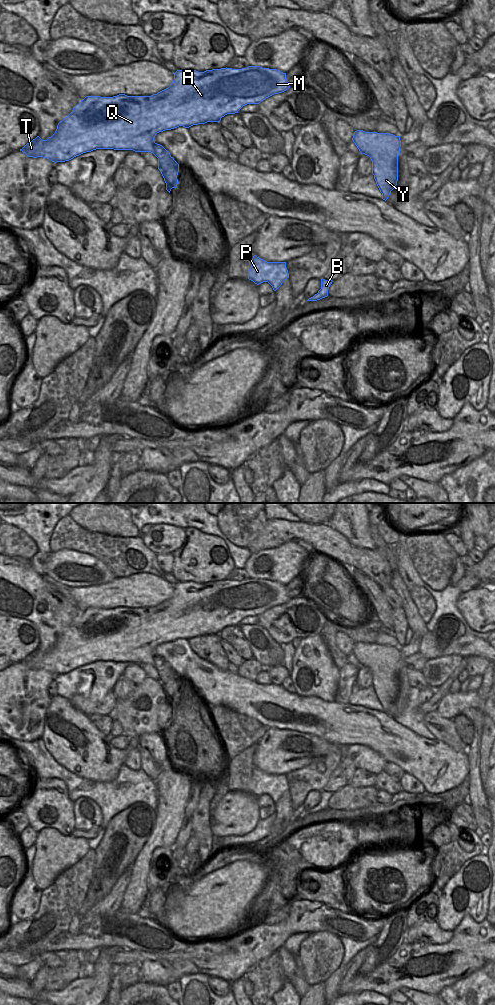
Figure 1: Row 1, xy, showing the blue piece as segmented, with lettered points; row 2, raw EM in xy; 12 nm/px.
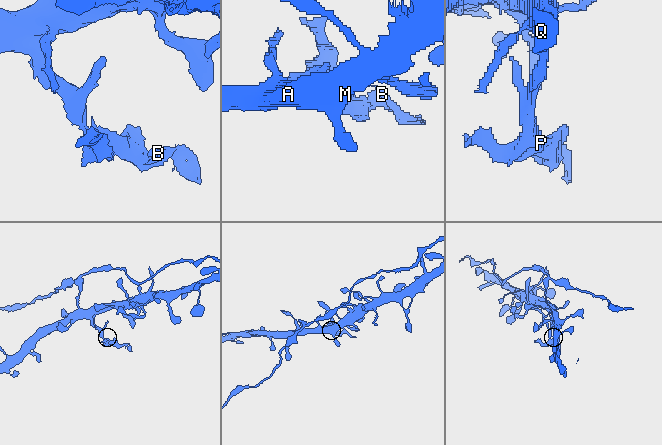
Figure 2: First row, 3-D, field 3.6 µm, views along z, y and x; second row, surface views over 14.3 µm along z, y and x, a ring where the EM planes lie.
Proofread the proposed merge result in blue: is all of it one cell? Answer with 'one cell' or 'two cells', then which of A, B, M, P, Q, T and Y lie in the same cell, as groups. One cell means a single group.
two cells | A M Q T Y / B P

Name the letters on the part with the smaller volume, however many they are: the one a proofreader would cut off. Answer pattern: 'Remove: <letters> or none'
Remove: B, P

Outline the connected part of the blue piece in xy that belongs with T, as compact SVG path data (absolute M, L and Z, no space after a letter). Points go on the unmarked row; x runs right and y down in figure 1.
M260 578L242 581L226 579L204 584L177 582L173 586L173 595L151 608L86 608L58 635L51 649L42 652L37 648L20 663L28 669L43 669L55 675L69 673L96 661L133 662L151 664L157 670L171 669L162 657L154 653L157 645L179 638L189 640L207 634L219 635L222 629L238 625L247 616L259 616L290 600L286 585Z

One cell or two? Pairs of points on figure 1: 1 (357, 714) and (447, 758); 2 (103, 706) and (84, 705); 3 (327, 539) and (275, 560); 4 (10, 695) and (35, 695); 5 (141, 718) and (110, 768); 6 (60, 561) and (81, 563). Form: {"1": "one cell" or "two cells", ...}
{"1": "one cell", "2": "one cell", "3": "two cells", "4": "one cell", "5": "two cells", "6": "one cell"}

